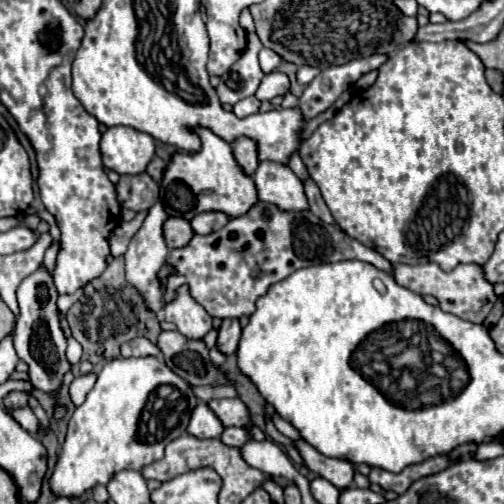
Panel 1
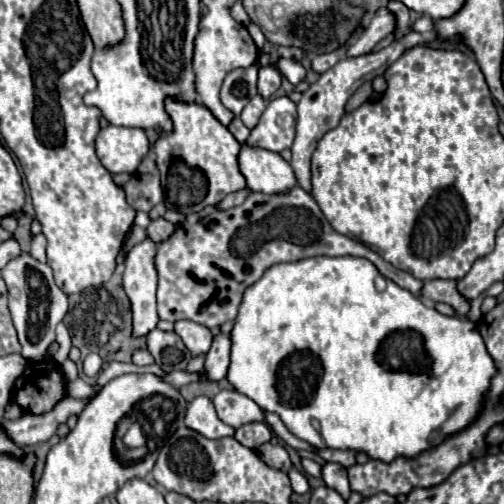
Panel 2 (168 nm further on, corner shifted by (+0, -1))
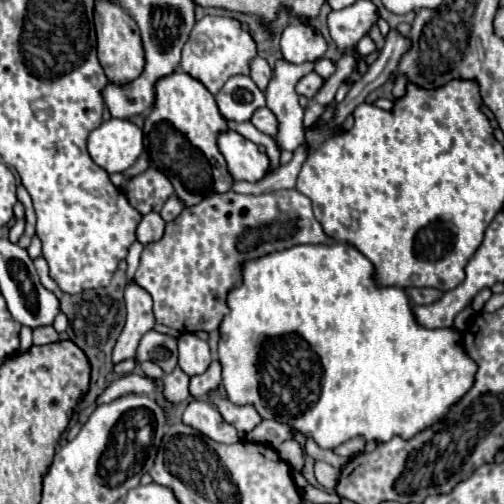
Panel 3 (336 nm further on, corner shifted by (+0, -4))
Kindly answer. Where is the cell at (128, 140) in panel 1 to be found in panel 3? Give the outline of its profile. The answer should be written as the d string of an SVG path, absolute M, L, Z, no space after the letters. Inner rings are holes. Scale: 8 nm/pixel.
M122 119L104 121L88 137L90 157L106 173L122 173L132 167L142 147L142 129Z

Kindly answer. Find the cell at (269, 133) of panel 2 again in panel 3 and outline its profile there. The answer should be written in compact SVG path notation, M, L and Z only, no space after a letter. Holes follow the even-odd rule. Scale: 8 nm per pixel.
M284 59L276 61L274 77L266 89L266 107L278 119L278 131L272 139L276 141L276 147L280 151L294 151L304 143L304 109L298 103L298 93L294 91L294 85L312 69L312 63L294 65Z

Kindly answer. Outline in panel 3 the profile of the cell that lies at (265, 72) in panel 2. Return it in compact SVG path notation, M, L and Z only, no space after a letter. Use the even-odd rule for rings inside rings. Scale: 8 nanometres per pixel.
M256 57L256 59L252 61L252 73L250 73L250 77L252 77L252 81L258 85L258 89L264 91L264 89L268 87L268 81L272 79L272 67L268 65L266 59Z

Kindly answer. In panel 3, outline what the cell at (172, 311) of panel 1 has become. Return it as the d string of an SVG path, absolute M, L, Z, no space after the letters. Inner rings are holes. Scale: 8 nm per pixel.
M182 333L178 337L178 353L178 367L190 377L204 373L212 361L208 341L200 339L194 333Z

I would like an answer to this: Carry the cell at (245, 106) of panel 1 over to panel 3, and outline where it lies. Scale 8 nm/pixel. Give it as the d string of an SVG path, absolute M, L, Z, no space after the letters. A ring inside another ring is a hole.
M260 107L260 109L256 109L256 113L252 115L252 125L258 129L258 131L262 131L262 133L266 133L266 135L274 135L276 133L276 117L272 115L272 111L268 109L268 107Z

